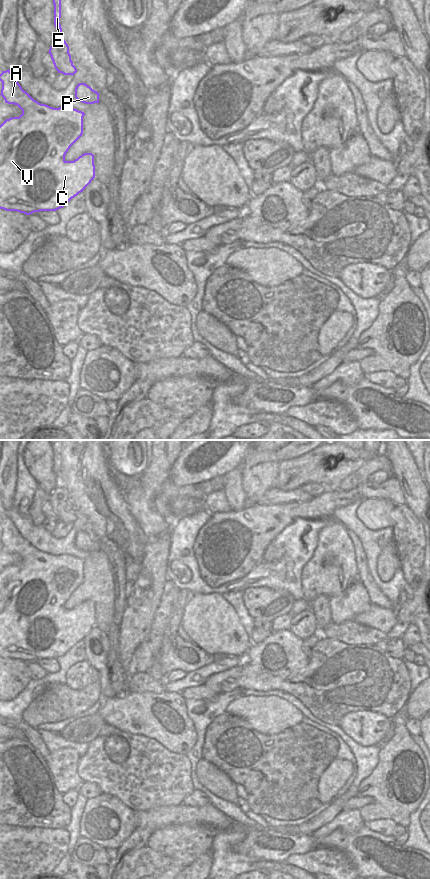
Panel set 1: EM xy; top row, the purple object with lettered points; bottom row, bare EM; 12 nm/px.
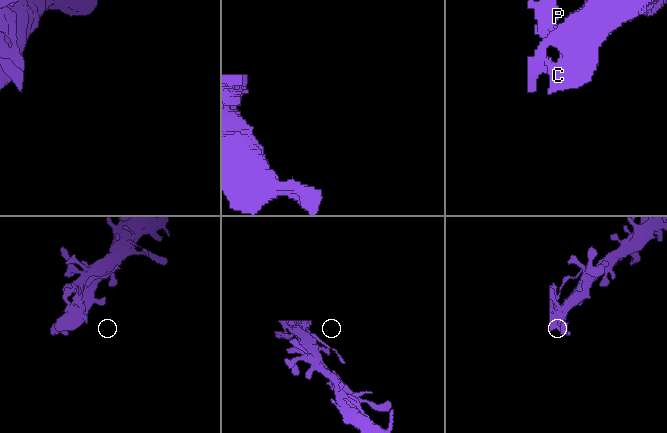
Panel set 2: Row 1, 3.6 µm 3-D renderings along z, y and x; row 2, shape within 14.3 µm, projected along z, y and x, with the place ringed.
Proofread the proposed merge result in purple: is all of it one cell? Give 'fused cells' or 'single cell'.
single cell

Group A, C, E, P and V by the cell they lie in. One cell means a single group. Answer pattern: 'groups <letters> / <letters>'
groups A C E P V

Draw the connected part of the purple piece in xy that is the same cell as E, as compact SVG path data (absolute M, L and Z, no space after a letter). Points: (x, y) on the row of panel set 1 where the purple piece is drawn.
M53 0L54 4L54 25L57 30L57 38L49 49L49 54L53 61L55 69L58 73L64 75L73 75L77 72L76 67L73 65L71 55L69 53L69 46L63 39L61 24L61 0Z

